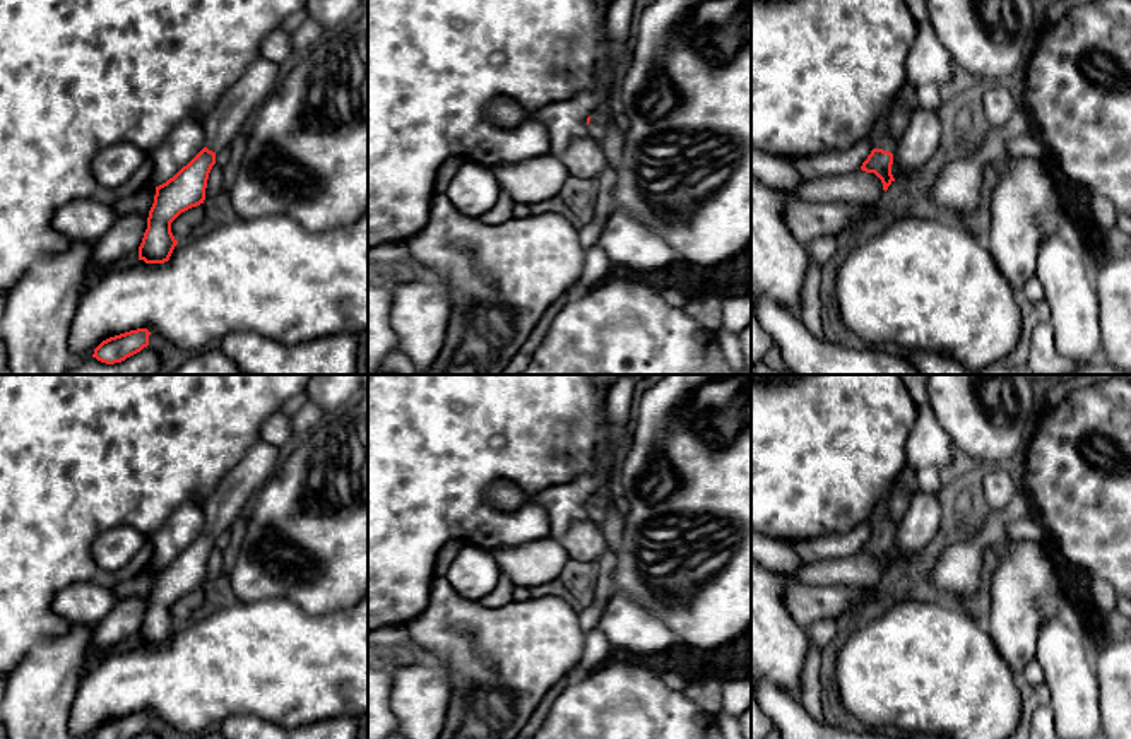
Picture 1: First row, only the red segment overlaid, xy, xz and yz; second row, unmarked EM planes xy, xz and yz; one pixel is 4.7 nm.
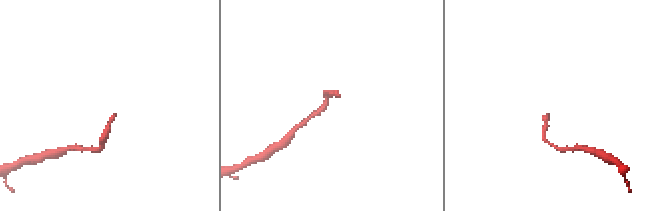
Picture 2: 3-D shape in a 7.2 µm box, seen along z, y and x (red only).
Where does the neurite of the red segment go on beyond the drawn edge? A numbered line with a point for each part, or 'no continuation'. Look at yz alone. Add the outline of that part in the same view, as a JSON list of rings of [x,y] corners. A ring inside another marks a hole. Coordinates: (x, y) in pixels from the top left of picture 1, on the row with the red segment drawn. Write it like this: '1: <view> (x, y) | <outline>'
1: yz (882, 139) | [[[888,109],[881,111],[881,115],[876,118],[869,139],[873,140],[874,149],[883,149],[891,154],[895,152],[897,142],[888,133]]]

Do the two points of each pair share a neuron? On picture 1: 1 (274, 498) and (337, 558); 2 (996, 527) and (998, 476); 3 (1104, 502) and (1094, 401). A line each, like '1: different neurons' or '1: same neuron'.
1: same neuron
2: different neurons
3: same neuron

